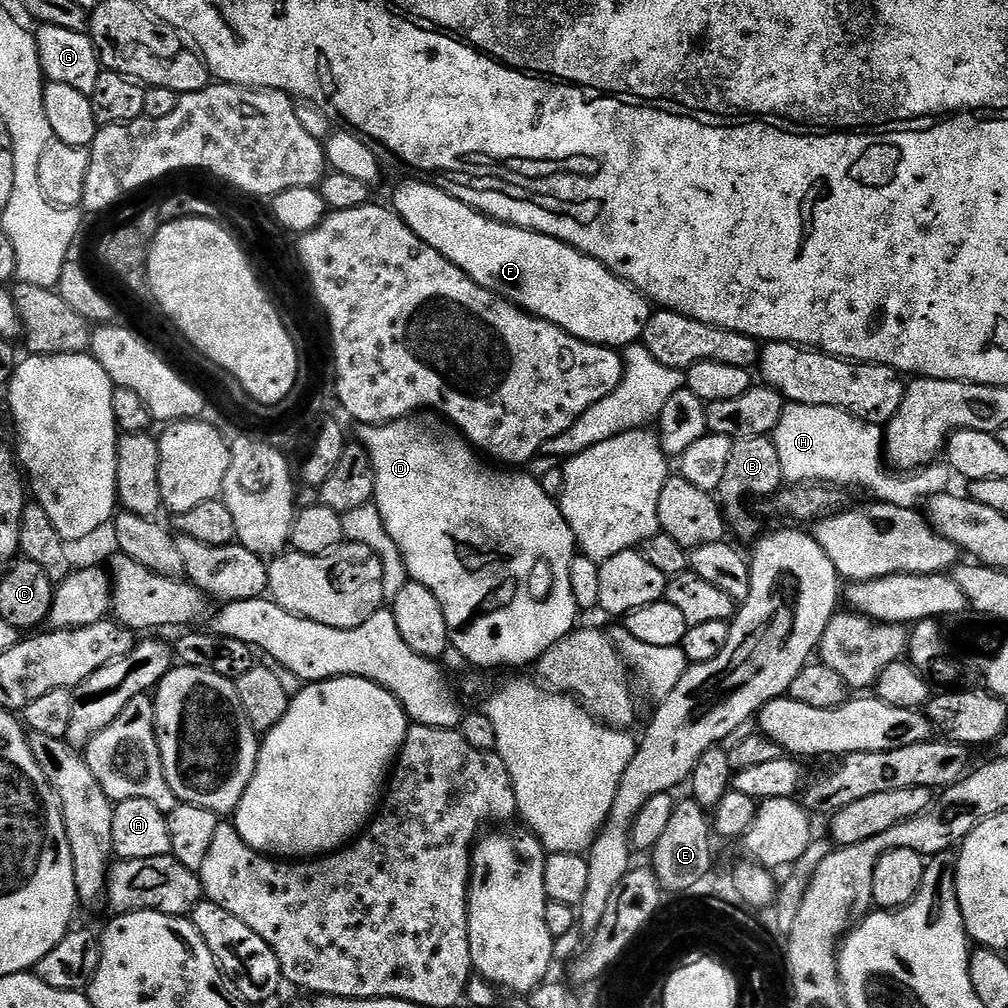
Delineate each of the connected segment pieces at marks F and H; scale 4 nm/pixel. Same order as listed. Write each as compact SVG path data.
M420 178L412 179L416 180L408 180L397 186L390 201L391 207L404 219L406 226L414 230L418 239L438 250L438 254L446 257L451 264L461 268L475 284L498 294L503 300L509 300L531 316L537 316L566 330L585 344L602 344L605 348L623 350L643 337L646 322L654 311L653 305L637 288L602 266L602 262L590 258L585 252L580 252L569 244L563 244L553 236L531 232L529 228L519 228L513 224L503 224L446 194L435 184L429 184Z
M787 403L772 437L785 481L794 486L813 483L836 488L860 486L869 490L875 501L899 509L917 509L923 501L951 487L951 471L938 462L917 469L915 473L894 473L884 465L883 427L866 423L838 407Z

